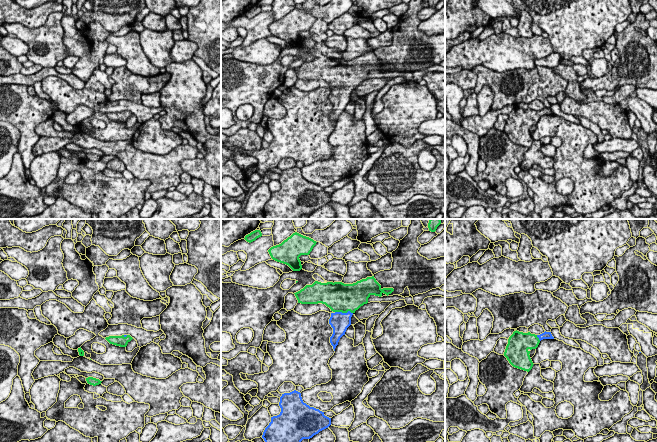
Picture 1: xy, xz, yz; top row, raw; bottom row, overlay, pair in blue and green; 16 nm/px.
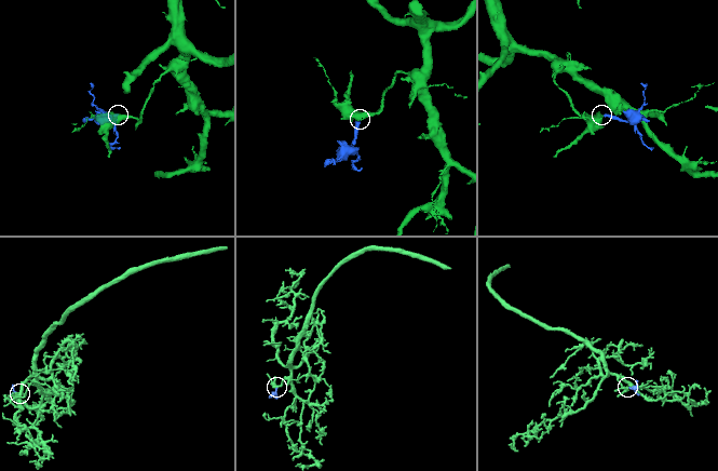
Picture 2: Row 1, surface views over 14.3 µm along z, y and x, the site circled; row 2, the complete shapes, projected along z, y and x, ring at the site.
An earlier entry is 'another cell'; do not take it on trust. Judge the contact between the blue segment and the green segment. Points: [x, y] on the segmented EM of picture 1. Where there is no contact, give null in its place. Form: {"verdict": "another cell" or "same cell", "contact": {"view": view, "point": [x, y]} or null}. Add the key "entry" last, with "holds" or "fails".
{"verdict": "same cell", "contact": {"view": "xz", "point": [344, 313]}, "entry": "fails"}

